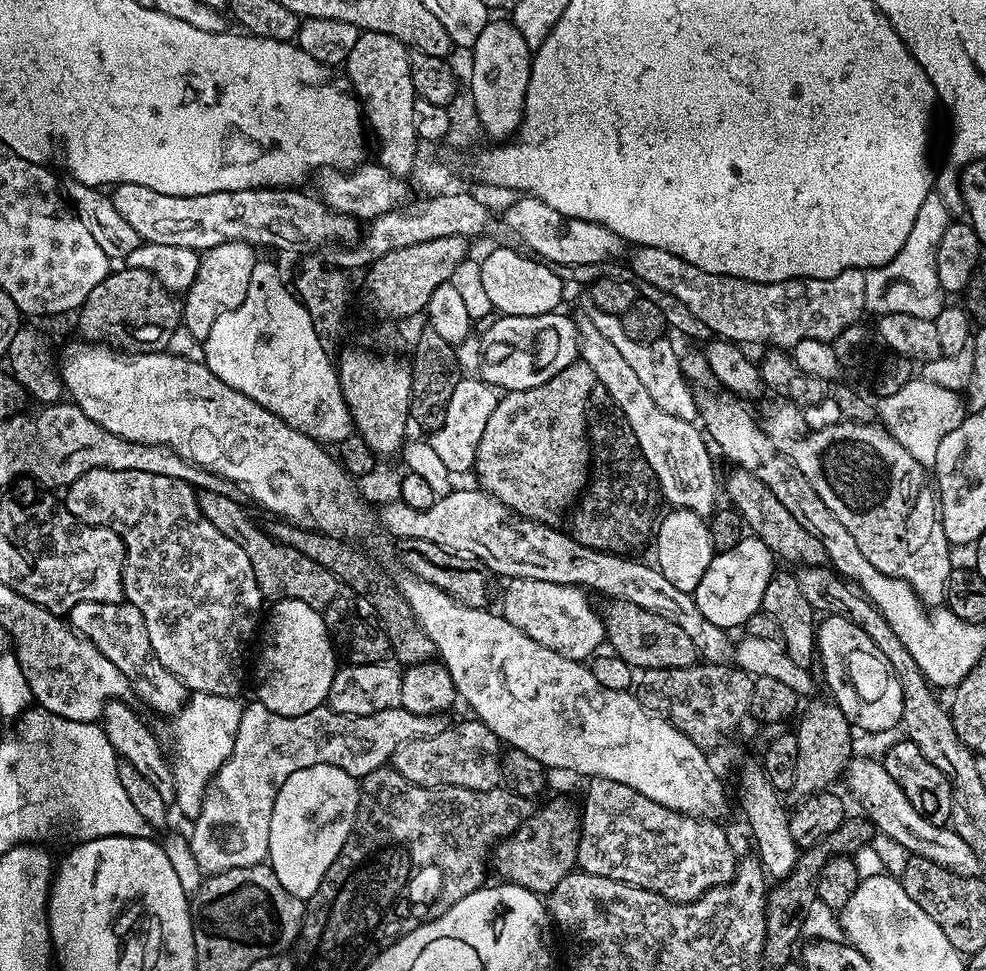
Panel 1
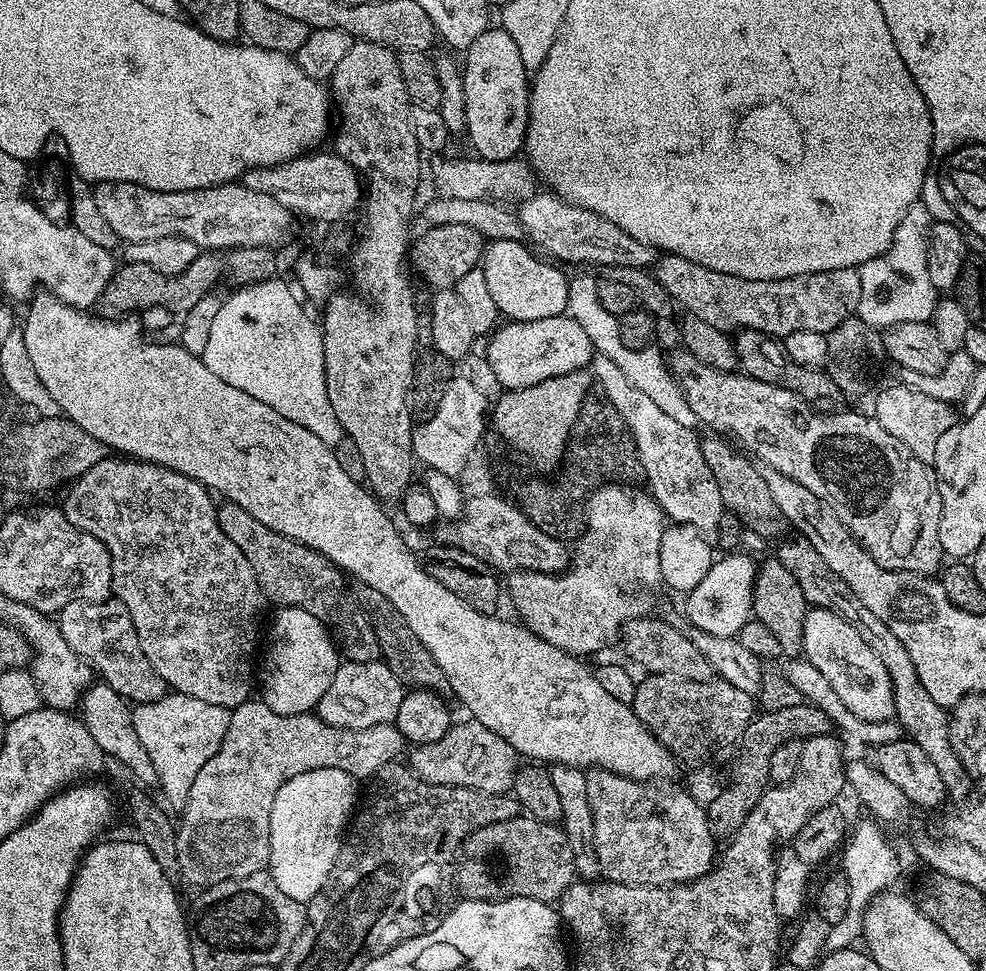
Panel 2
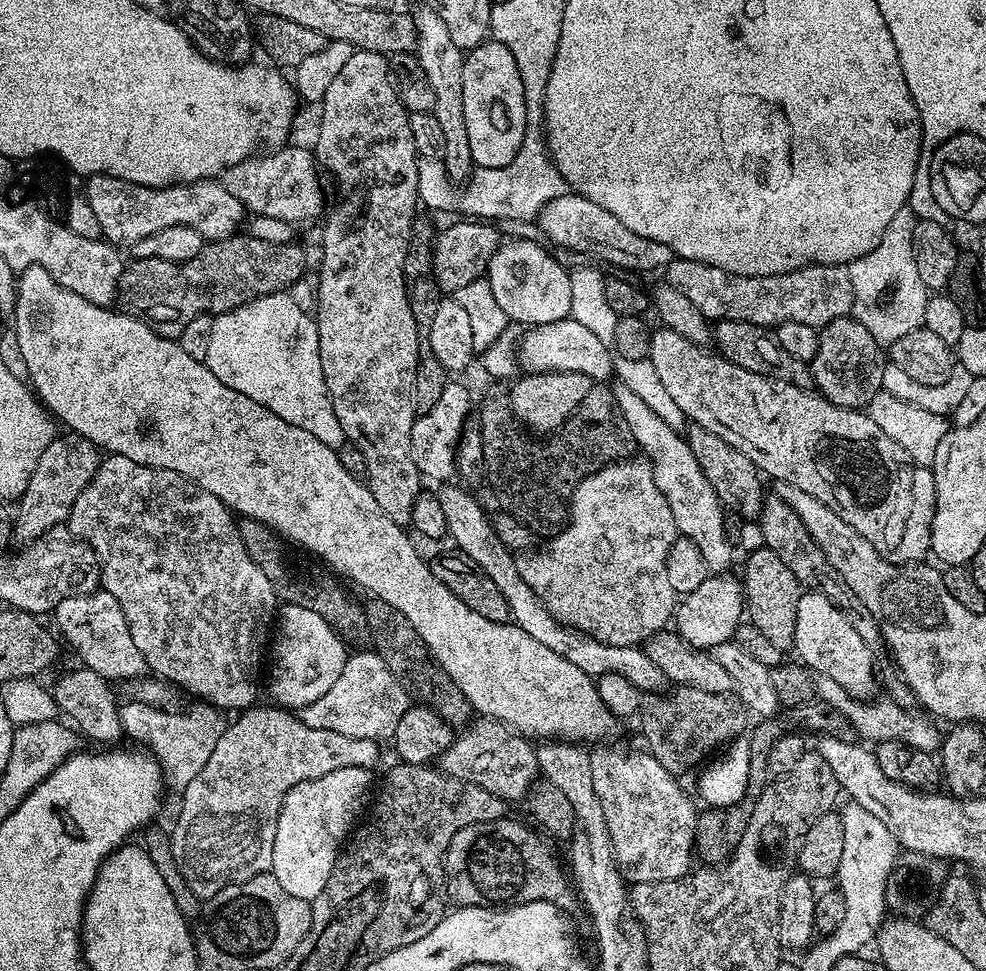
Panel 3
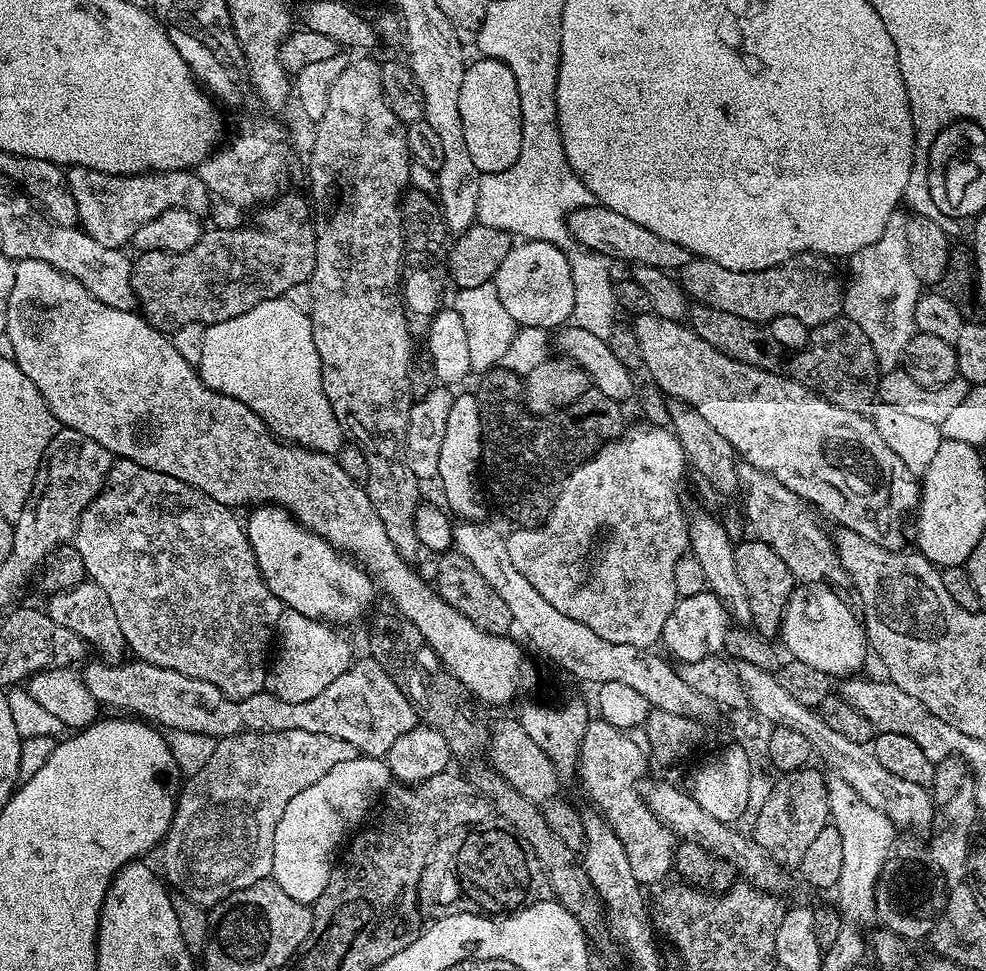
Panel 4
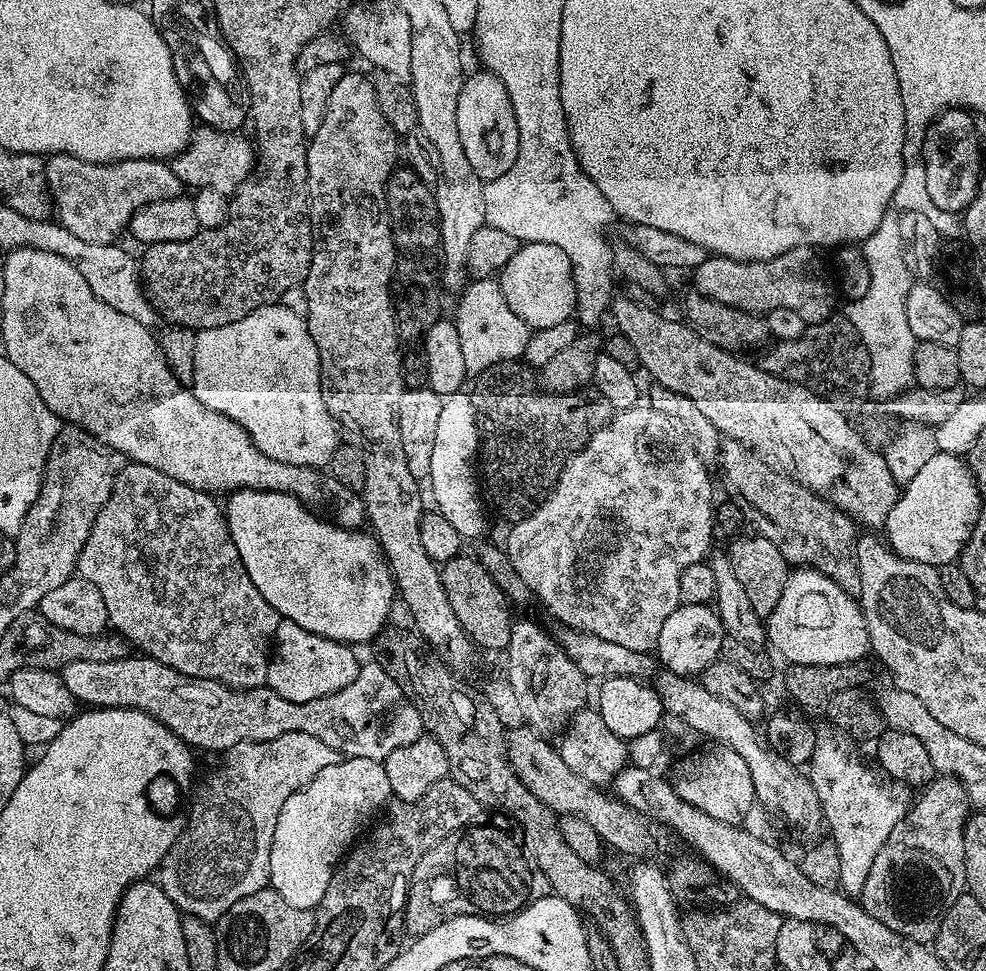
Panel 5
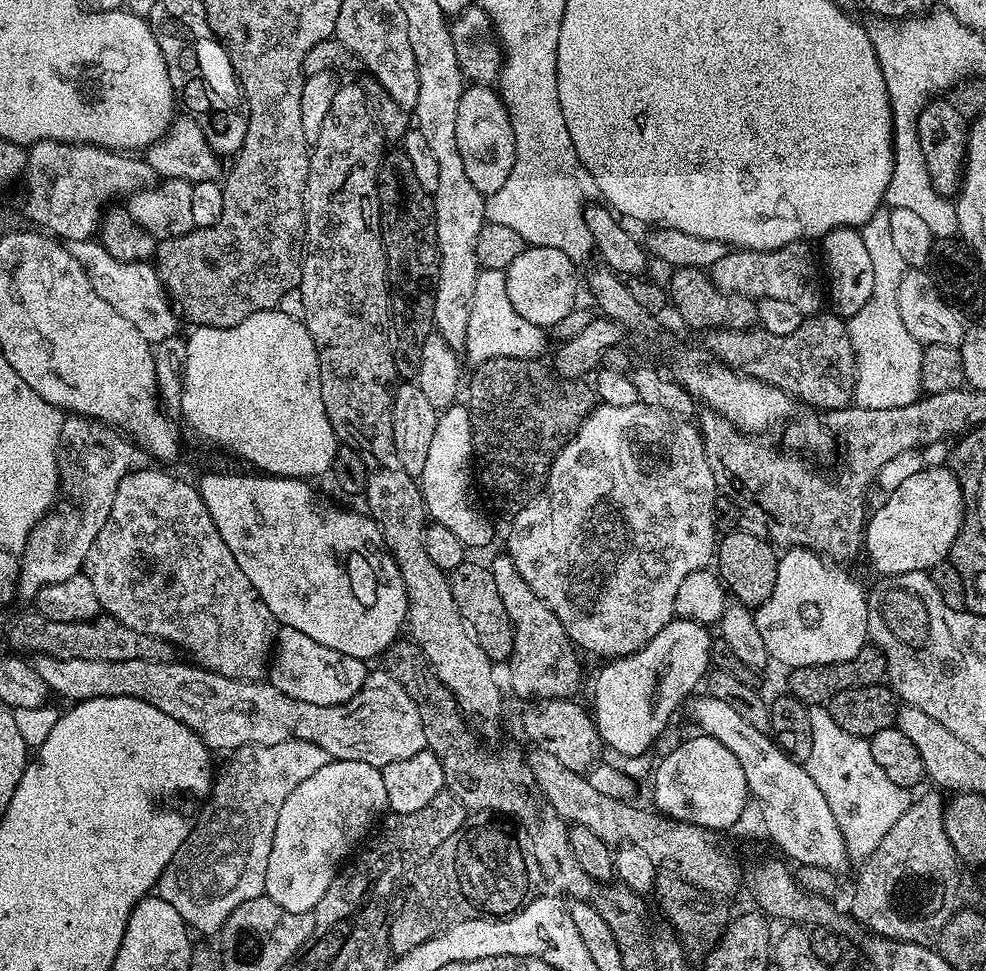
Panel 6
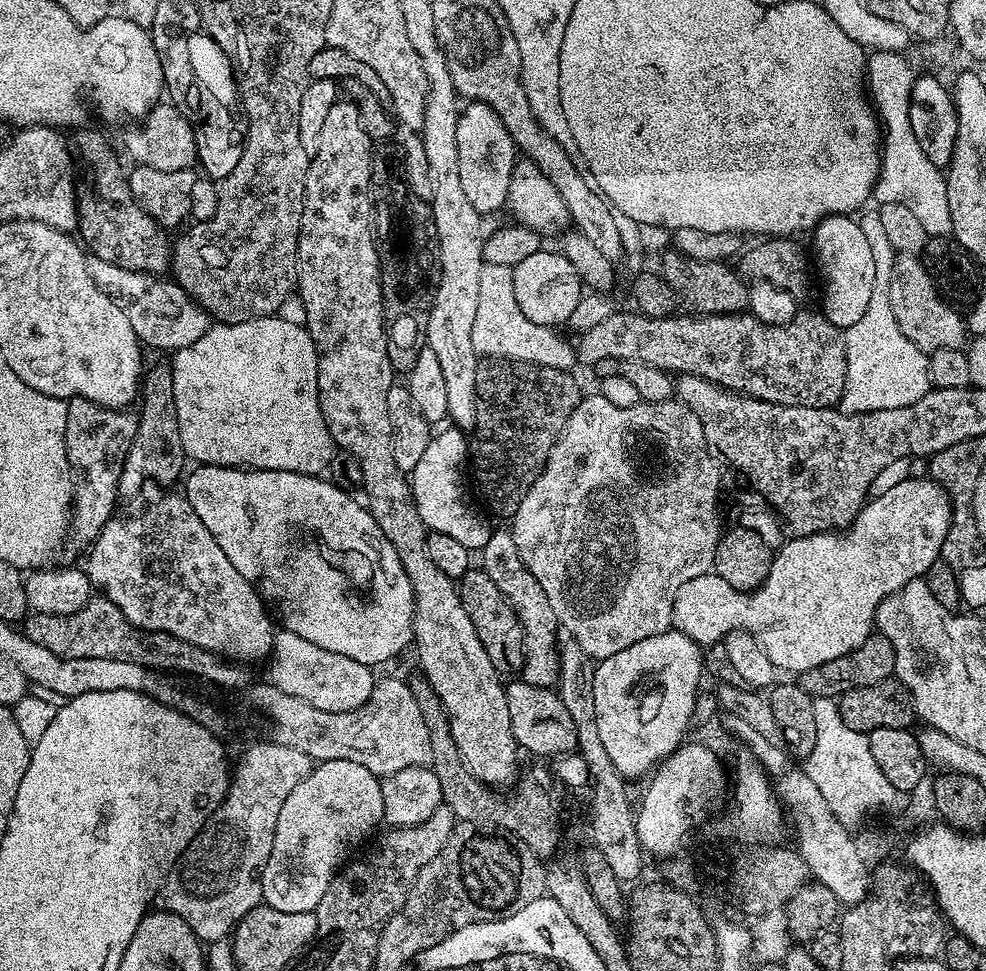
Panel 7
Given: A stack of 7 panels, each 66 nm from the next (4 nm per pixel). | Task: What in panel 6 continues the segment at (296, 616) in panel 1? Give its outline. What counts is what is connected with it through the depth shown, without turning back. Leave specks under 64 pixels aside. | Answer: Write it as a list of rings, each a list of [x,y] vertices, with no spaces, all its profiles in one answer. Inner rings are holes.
[[[281,627],[276,633],[267,679],[282,690],[282,694],[298,698],[298,702],[310,702],[314,706],[338,706],[362,690],[369,671],[365,661],[350,658],[350,654],[342,654],[342,650],[322,646],[322,642],[314,642],[314,638],[302,634],[302,630]]]

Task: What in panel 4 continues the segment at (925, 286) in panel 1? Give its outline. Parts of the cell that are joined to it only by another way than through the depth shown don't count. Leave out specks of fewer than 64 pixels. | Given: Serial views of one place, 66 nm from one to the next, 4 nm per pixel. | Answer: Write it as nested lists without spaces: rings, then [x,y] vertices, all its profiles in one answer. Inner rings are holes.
[[[904,210],[890,214],[890,222],[886,222],[882,238],[846,260],[852,271],[852,281],[846,284],[843,315],[862,326],[862,334],[870,338],[876,361],[884,370],[895,369],[904,360],[906,346],[917,333],[914,306],[918,306],[922,285],[918,274],[914,274],[914,266],[910,266],[910,250],[906,246],[909,219],[909,213]]]

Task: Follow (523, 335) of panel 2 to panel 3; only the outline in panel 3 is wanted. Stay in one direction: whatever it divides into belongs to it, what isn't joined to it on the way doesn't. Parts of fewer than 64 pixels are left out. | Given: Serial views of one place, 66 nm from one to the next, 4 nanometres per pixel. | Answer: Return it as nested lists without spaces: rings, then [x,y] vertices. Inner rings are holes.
[[[571,316],[556,322],[533,325],[527,332],[526,344],[520,352],[520,360],[531,372],[576,372],[584,373],[593,383],[602,384],[614,374],[614,356],[611,349],[595,337],[586,326]]]

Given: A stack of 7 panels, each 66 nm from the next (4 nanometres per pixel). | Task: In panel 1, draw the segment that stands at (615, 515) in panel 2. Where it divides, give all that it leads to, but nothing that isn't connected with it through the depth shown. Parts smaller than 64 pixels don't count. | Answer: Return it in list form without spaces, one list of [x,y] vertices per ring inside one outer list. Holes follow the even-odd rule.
[[[534,578],[508,580],[504,588],[504,608],[502,615],[522,634],[542,642],[542,646],[562,654],[562,658],[587,661],[601,651],[600,643],[605,643],[604,617],[588,601],[589,593],[575,584],[558,582],[538,582]]]

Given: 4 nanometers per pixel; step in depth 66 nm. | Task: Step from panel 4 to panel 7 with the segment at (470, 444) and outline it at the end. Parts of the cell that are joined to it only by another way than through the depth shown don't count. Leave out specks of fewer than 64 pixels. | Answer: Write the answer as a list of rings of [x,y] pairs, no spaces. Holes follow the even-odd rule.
[[[455,426],[447,427],[441,427],[439,429],[441,432],[437,431],[433,435],[431,442],[426,446],[426,451],[423,452],[422,458],[418,462],[418,466],[414,466],[414,470],[410,473],[412,497],[418,506],[418,514],[429,532],[447,534],[448,537],[456,539],[457,542],[462,542],[462,546],[466,546],[470,550],[482,550],[486,546],[486,542],[490,542],[493,529],[488,528],[487,522],[484,521],[485,513],[483,511],[480,513],[468,501],[468,496],[464,493],[464,472],[466,476],[466,461],[470,456],[470,444],[461,429]]]

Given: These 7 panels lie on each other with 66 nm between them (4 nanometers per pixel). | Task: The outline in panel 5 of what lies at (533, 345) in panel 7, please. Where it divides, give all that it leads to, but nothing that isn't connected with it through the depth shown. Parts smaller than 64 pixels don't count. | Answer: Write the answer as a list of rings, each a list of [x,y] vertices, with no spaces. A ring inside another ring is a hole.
[[[473,279],[465,283],[460,295],[460,306],[454,315],[454,323],[458,338],[462,341],[462,354],[469,377],[481,376],[487,368],[503,360],[520,360],[527,348],[530,329],[522,318],[510,310],[500,289],[499,279]]]

